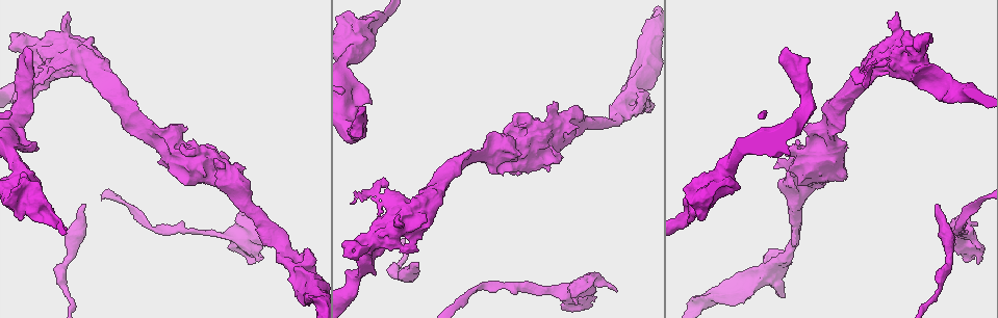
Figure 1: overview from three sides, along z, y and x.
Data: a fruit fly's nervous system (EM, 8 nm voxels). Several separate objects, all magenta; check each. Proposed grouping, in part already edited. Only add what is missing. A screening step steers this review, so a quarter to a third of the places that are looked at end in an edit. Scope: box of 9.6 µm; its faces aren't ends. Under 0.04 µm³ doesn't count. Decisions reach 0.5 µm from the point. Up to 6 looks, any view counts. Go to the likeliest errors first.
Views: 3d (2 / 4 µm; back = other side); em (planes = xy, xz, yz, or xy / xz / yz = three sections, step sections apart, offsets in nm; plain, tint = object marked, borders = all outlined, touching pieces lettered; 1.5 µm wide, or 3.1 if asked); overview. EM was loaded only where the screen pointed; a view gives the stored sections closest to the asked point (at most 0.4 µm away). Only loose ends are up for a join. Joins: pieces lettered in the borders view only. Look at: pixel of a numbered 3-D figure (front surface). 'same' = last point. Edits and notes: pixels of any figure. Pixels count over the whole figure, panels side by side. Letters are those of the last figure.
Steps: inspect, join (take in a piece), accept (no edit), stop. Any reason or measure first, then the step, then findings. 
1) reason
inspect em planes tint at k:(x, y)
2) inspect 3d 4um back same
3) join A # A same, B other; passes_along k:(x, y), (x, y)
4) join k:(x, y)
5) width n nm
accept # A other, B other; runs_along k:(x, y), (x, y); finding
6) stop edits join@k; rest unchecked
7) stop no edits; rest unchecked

long arm stops here
inspect 3d 4um back at 1:(361, 113)

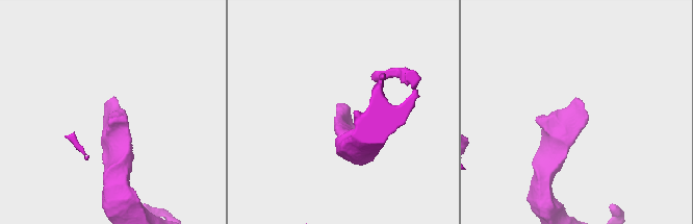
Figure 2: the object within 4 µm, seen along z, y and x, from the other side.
now the EM
inspect em planes tint at 2:(345, 114)

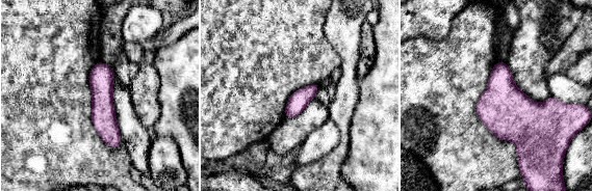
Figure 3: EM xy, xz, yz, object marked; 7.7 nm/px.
see the neighbours
inspect em planes borders same

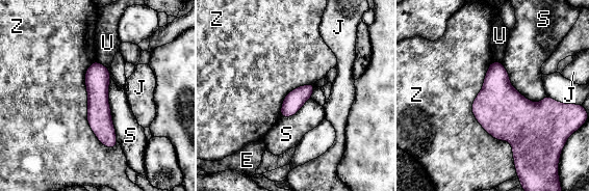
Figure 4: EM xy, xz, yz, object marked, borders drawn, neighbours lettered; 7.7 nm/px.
accept # E other, J other, S other, U other, Z other; border 4:(490, 62), (471, 112), (515, 167); none of them fits

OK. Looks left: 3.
inspect 3d 4um at 1:(418, 262)

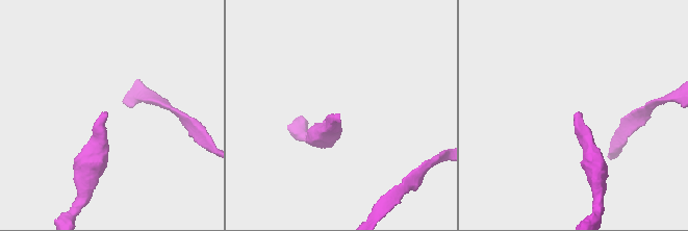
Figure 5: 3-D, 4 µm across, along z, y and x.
inspect em planes borders at 5:(339, 115)

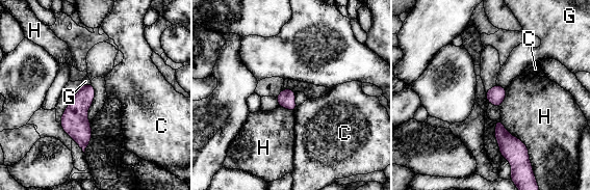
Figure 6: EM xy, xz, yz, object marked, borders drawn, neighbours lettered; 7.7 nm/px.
accept # C other, G other, H other; border 6:(496, 83), (506, 89); no lettered piece goes on from it

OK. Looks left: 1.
stop no edits; rest unchecked

